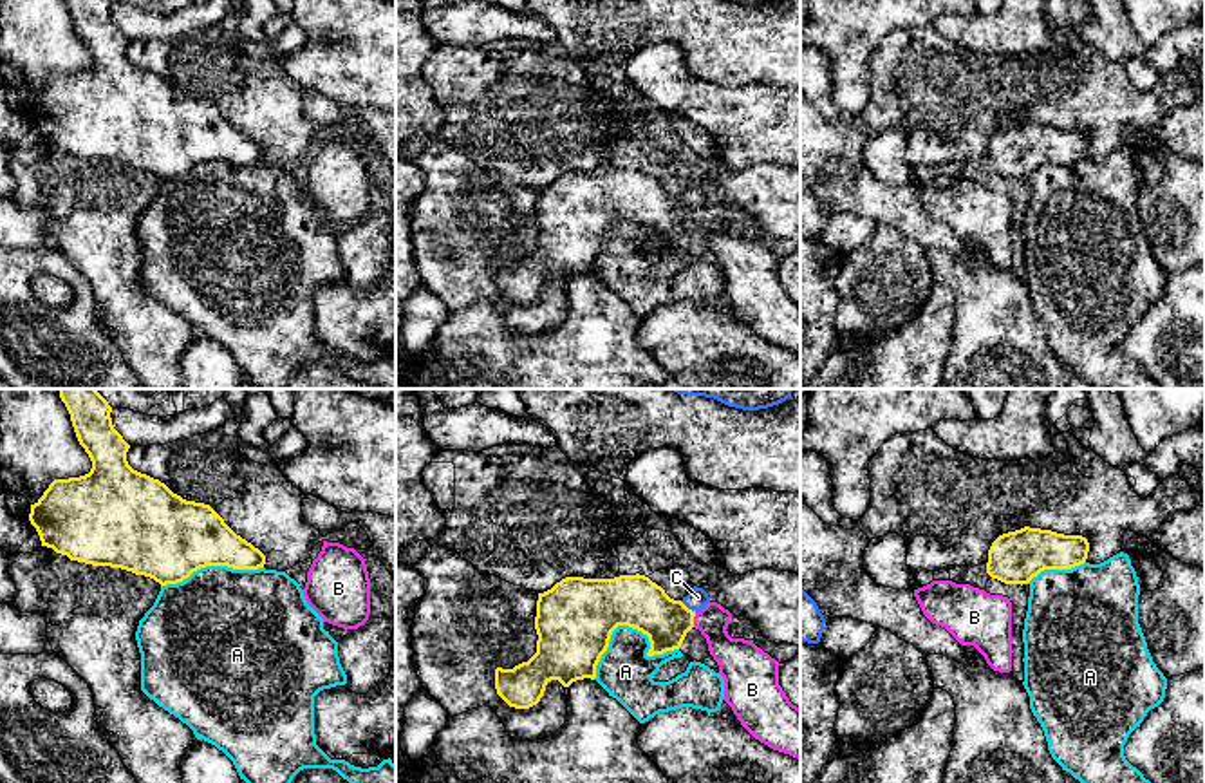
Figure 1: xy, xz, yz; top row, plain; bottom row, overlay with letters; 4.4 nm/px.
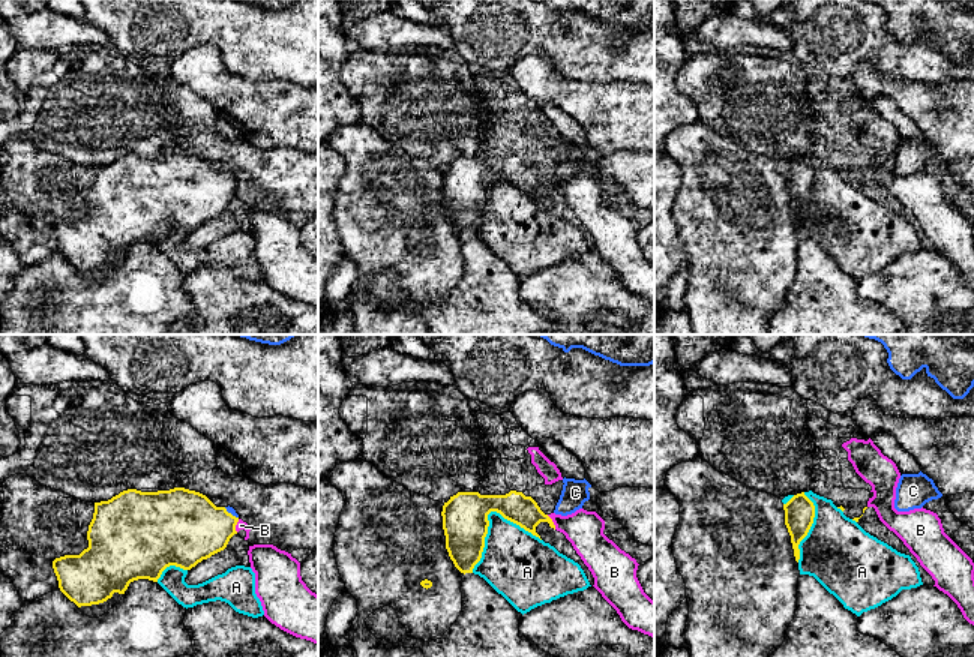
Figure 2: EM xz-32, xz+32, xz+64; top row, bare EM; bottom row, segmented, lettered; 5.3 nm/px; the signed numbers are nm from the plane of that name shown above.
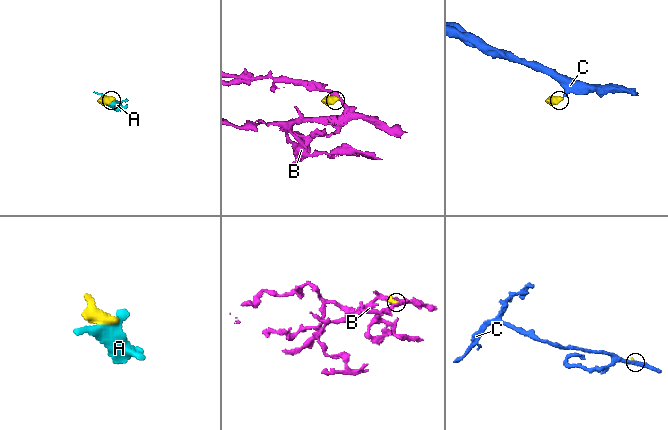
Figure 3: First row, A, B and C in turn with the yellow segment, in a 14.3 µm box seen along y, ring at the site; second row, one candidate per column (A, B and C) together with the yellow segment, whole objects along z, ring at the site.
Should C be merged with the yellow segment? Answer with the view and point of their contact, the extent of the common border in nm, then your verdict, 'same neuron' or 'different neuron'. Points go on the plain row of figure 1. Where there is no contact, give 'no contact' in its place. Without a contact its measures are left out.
xz (687, 203) | 90 nm | same neuron

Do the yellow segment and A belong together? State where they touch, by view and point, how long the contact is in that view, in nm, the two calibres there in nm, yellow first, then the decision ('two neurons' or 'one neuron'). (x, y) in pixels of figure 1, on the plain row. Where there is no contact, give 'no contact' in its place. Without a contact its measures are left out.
xz (629, 221) | 400 nm | 360/240 nm | two neurons

